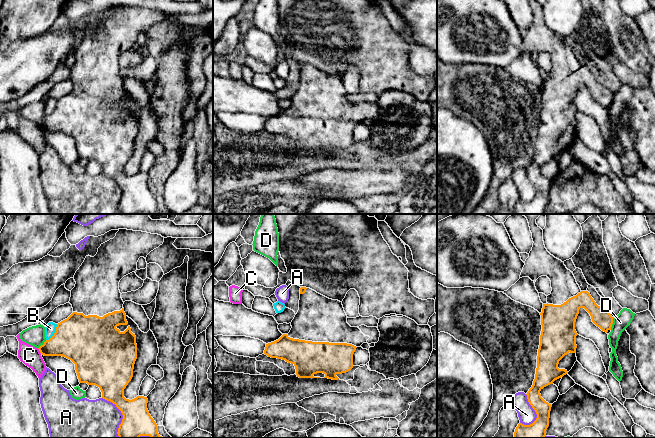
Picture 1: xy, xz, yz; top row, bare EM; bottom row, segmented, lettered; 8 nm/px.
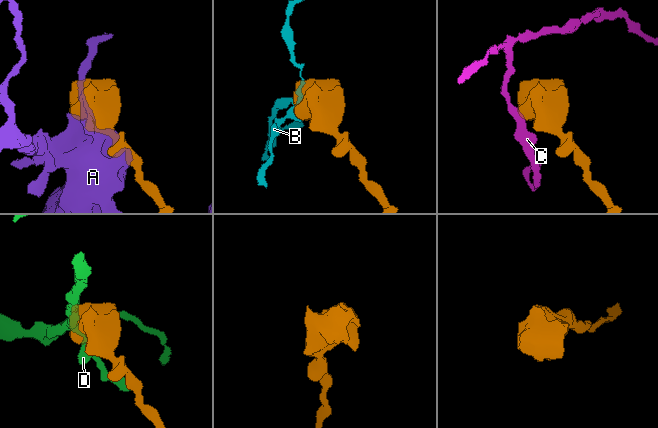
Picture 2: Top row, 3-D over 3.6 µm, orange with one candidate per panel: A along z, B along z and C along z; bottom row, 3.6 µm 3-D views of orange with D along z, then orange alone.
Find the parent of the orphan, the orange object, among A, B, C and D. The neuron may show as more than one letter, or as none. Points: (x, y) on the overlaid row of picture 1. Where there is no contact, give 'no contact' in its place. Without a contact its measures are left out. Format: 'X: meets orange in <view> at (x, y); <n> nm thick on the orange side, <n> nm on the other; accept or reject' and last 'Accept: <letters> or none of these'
A: meets orange in xy at (122, 414); 240 nm thick on the orange side, 400 nm on the other; reject
B: meets orange in xy at (54, 333); 400 nm thick on the orange side, 90 nm on the other; reject
C: meets orange in xy at (39, 350); 260 nm thick on the orange side, 160 nm on the other; reject
D: meets orange in yz at (612, 323); 140 nm thick on the orange side, 130 nm on the other; reject
Accept: none of these

